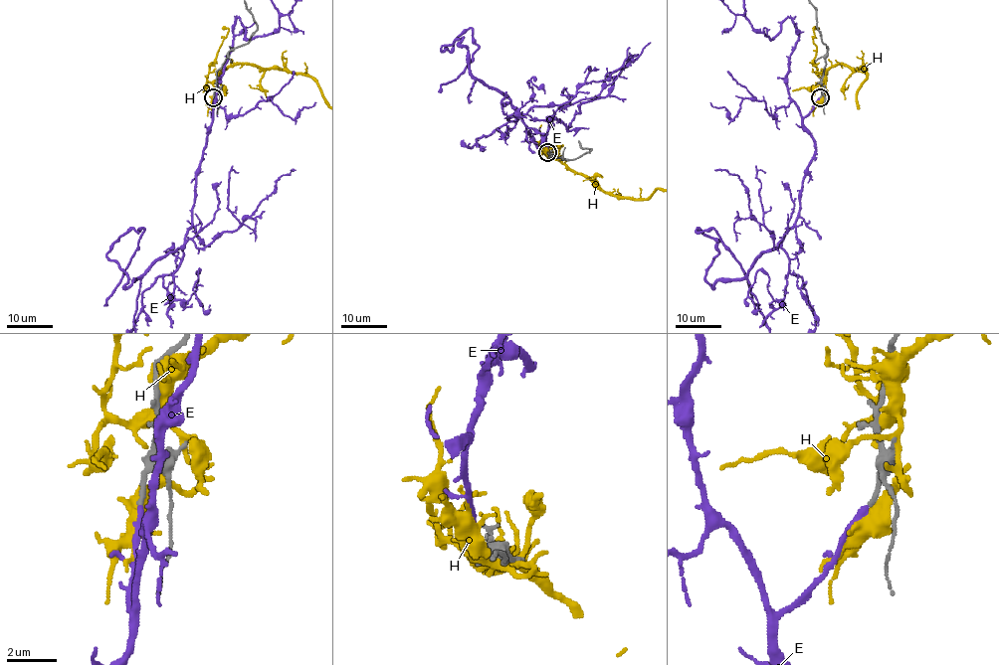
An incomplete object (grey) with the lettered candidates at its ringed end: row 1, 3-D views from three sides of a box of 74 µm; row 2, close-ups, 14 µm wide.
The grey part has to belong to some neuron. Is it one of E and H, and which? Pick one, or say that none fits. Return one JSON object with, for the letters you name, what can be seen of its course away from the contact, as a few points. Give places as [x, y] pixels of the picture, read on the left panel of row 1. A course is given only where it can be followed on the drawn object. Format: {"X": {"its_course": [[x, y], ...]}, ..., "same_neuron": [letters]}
{"E": {"its_course": [[213, 97], [185, 242], [126, 286], [127, 273], [106, 253], [119, 237], [132, 229], [143, 232], [105, 305]]}, "same_neuron": ["E"]}

